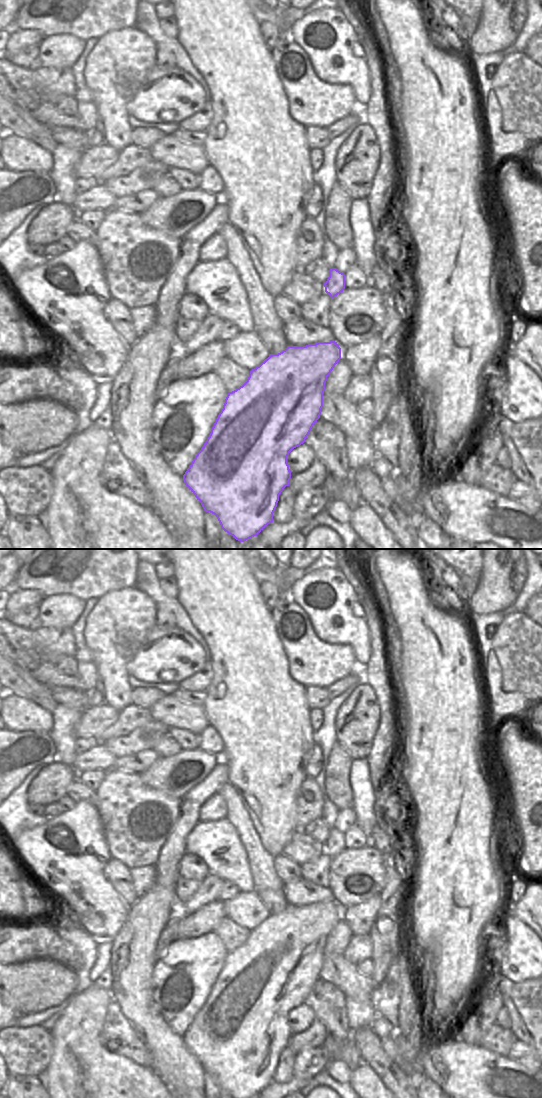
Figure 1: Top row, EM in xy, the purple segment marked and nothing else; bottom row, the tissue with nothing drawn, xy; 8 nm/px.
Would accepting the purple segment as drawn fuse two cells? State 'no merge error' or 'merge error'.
merge error

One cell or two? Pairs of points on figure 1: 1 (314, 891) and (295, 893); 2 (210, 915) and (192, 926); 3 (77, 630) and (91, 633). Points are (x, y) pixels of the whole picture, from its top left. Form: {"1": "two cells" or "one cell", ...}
{"1": "one cell", "2": "one cell", "3": "two cells"}

